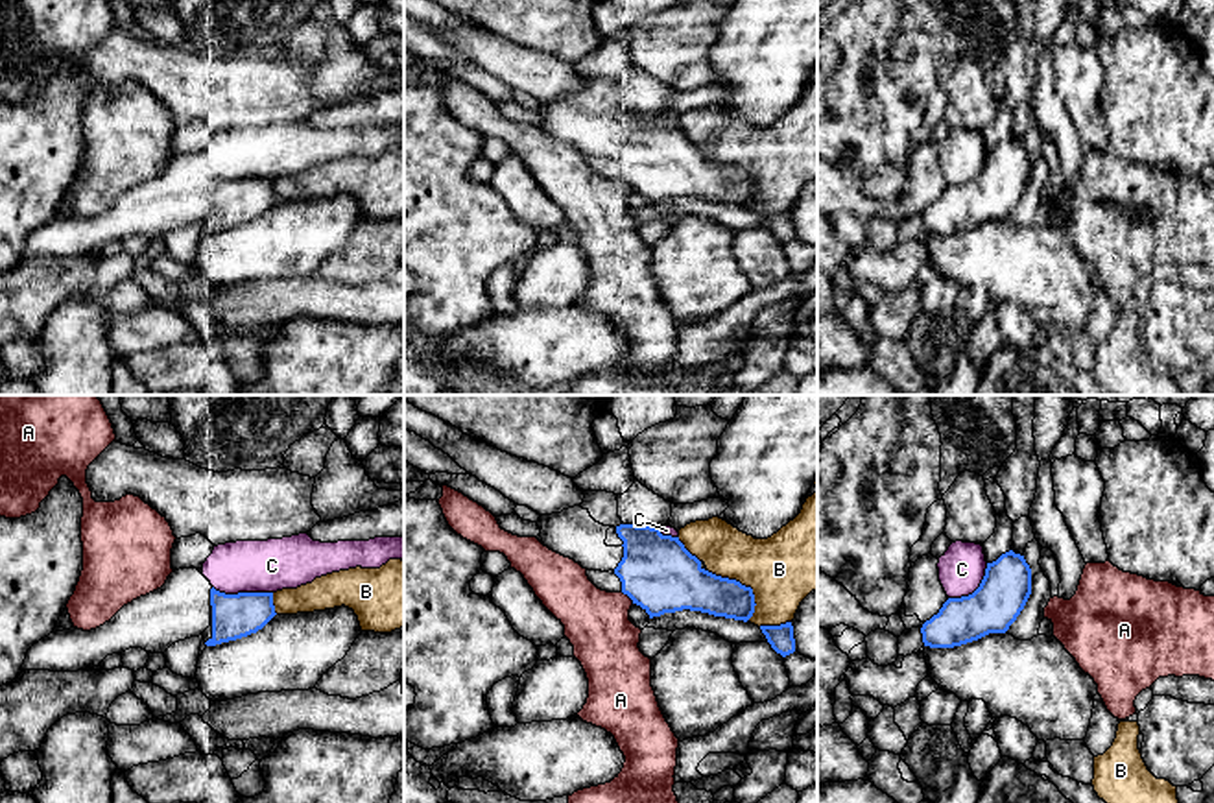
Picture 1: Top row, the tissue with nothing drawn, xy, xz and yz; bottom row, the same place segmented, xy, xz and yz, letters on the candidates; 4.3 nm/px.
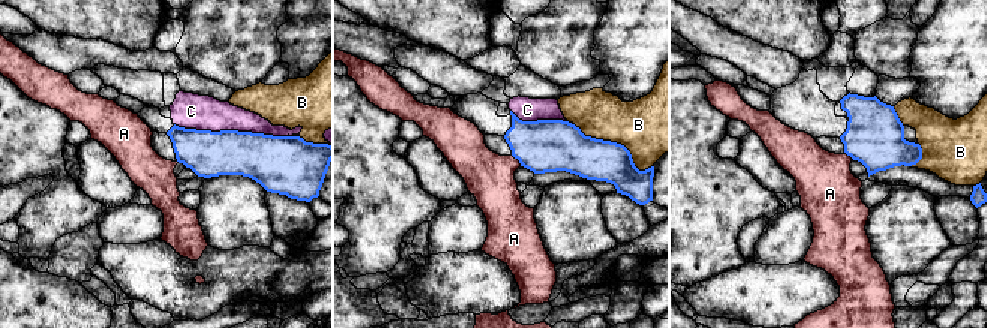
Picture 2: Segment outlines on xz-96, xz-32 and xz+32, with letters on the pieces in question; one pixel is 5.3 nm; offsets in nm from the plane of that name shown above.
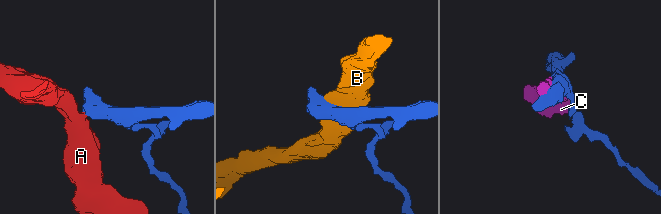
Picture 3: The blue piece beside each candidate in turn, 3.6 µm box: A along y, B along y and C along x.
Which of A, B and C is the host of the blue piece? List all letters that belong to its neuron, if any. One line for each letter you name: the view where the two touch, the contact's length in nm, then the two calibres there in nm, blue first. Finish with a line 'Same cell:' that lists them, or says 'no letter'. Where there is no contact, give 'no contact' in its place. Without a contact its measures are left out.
Same cell: no letter

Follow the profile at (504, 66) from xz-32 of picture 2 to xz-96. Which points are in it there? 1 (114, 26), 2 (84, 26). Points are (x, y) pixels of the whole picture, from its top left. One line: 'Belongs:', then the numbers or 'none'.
Belongs: none

